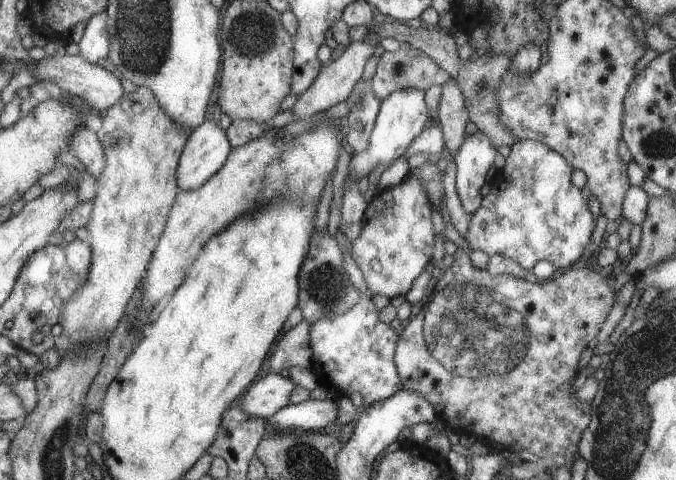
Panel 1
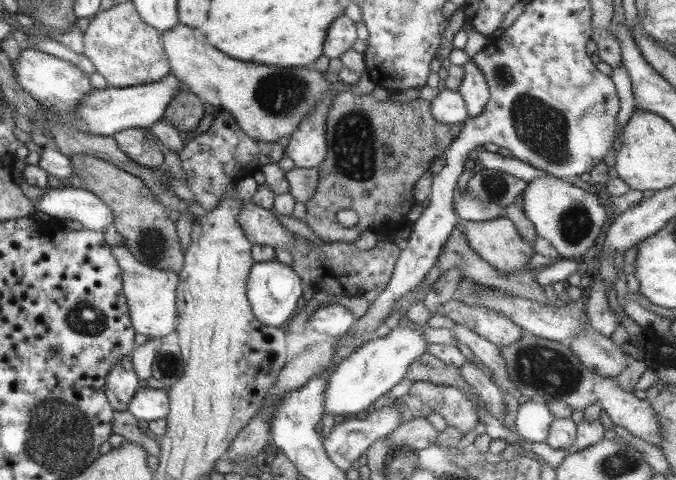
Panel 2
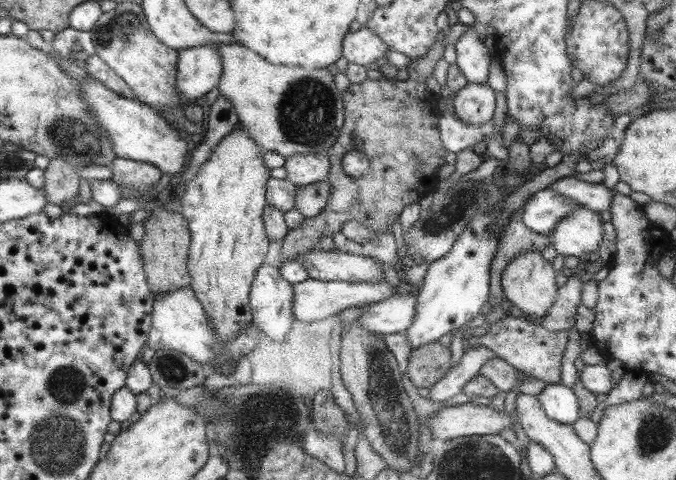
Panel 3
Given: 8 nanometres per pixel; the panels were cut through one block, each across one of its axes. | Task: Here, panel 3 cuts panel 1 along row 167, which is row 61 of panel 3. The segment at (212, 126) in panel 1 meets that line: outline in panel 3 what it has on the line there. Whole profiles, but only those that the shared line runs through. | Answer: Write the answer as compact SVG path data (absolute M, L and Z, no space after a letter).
M213 45L177 51L176 88L180 101L198 99L216 87L221 77L221 57Z

